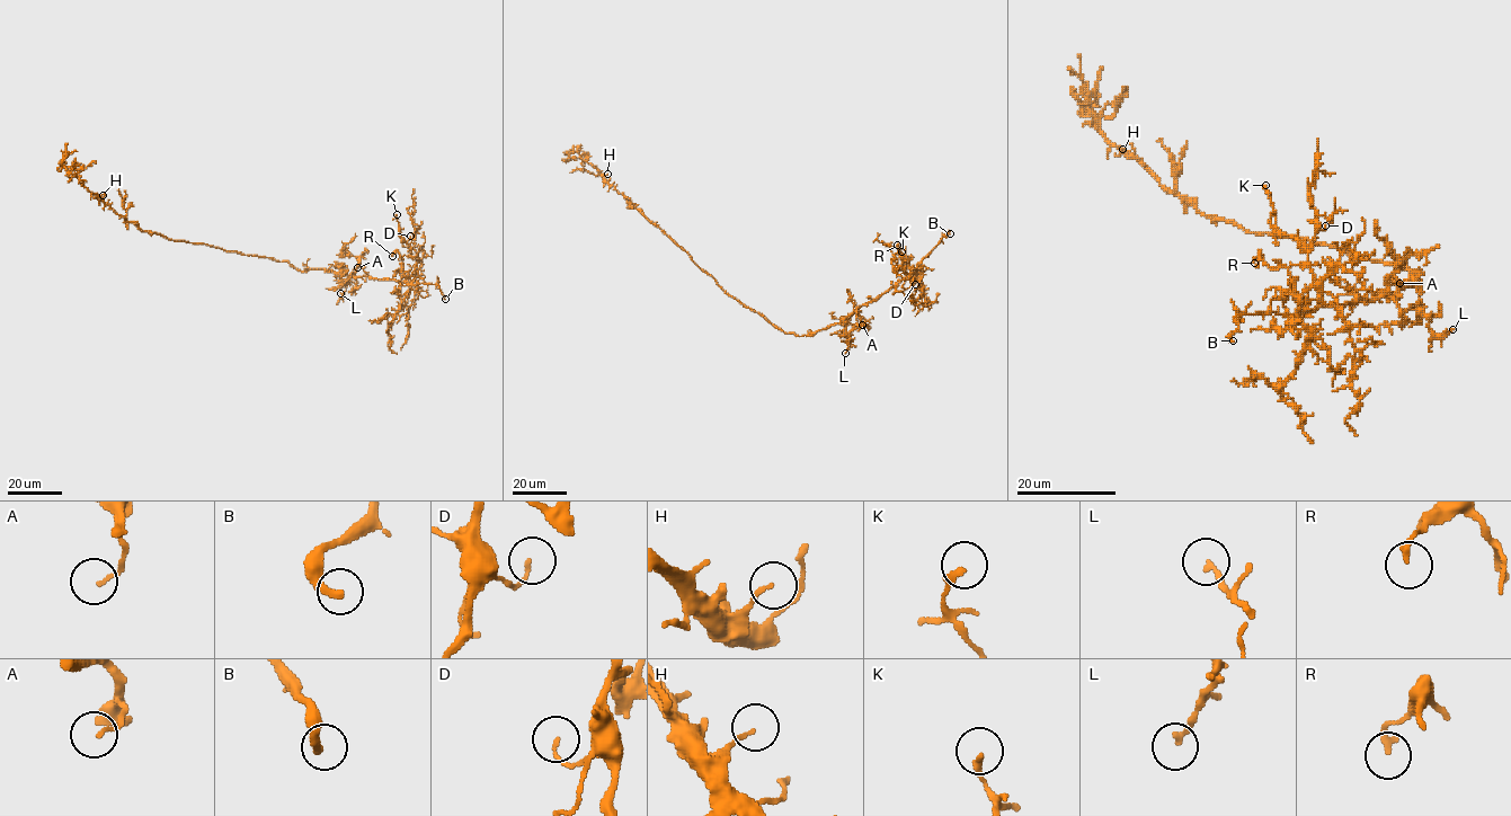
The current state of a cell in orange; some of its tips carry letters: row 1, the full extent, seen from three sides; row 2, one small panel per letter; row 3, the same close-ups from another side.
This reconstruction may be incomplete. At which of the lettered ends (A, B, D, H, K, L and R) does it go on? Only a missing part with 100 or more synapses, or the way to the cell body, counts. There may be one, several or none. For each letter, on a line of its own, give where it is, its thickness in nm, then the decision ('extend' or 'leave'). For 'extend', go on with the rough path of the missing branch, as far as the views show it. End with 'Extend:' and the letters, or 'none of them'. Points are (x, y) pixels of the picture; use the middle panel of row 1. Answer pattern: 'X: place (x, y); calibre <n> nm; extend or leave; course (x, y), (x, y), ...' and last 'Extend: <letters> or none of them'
A: place (862, 325); calibre 110 nm; leave
B: place (950, 233); calibre 280 nm; extend
D: place (915, 284); calibre 110 nm; leave
H: place (607, 174); calibre 130 nm; leave
K: place (901, 251); calibre 200 nm; leave
L: place (845, 353); calibre 180 nm; leave
R: place (897, 245); calibre 190 nm; leave
Extend: B

